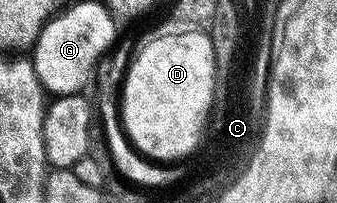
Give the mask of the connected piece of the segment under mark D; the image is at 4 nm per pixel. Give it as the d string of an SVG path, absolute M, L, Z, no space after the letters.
M179 29L176 35L159 35L156 39L151 39L139 52L134 52L135 60L126 68L125 76L127 80L123 83L123 93L121 92L121 118L122 127L130 139L132 146L140 155L152 161L183 161L181 159L192 154L195 144L195 131L199 131L199 126L203 124L203 115L207 115L207 103L211 103L211 55L216 52L213 49L213 41L210 40L208 32L203 29Z

